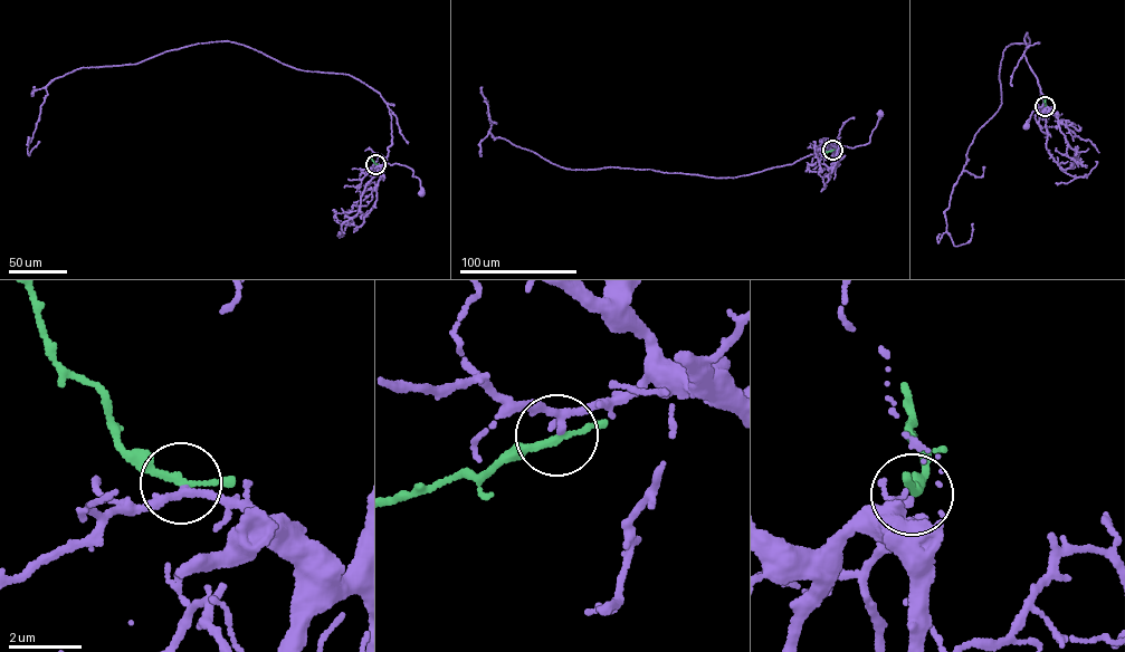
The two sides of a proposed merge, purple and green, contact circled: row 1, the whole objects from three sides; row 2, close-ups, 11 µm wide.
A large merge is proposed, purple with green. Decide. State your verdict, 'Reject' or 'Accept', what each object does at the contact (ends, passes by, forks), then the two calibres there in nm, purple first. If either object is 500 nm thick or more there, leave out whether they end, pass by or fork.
Accept. At the ring purple passes by. At the ring green passes by. Thickness 190 nm (purple) against 170 nm

